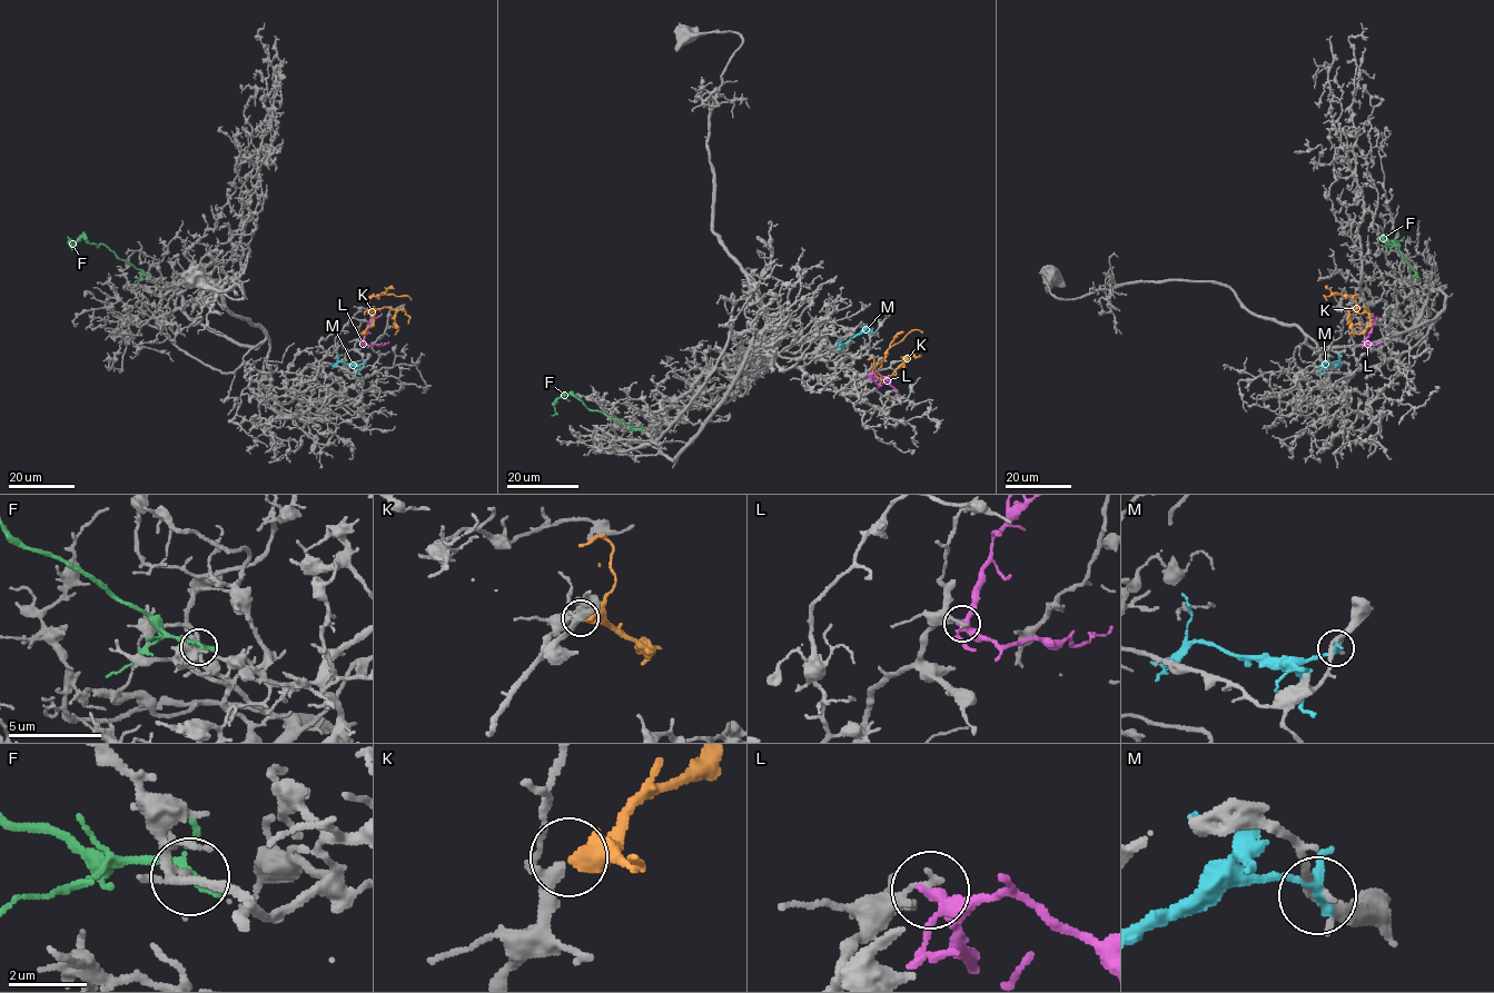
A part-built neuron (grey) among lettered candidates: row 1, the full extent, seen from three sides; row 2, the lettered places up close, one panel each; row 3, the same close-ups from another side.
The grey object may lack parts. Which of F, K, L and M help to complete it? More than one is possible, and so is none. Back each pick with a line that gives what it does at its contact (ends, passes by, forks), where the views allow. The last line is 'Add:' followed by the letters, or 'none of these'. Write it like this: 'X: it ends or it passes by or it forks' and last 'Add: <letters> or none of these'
K: it ends
Add: K

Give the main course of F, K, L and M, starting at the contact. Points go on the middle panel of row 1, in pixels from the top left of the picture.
F: (642, 430), (591, 410), (570, 394), (557, 398), (556, 413), (552, 416)
K: (868, 374), (881, 380), (876, 365), (884, 358), (886, 353), (911, 330), (921, 333)
L: (869, 371), (877, 384), (891, 381)
M: (871, 333), (862, 330), (842, 347)

